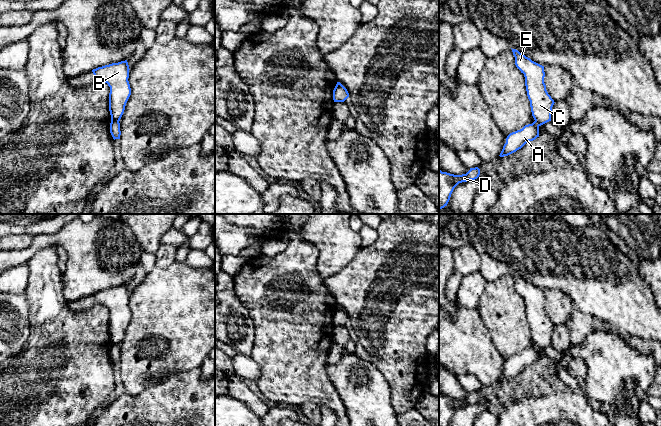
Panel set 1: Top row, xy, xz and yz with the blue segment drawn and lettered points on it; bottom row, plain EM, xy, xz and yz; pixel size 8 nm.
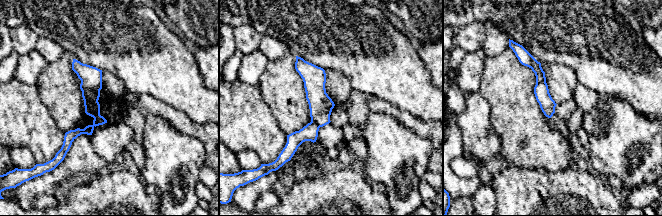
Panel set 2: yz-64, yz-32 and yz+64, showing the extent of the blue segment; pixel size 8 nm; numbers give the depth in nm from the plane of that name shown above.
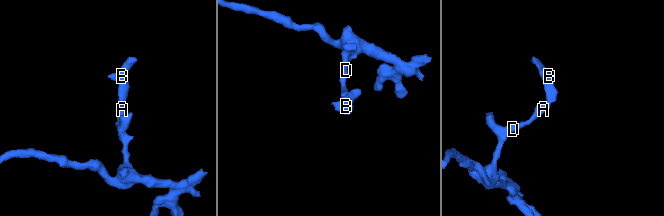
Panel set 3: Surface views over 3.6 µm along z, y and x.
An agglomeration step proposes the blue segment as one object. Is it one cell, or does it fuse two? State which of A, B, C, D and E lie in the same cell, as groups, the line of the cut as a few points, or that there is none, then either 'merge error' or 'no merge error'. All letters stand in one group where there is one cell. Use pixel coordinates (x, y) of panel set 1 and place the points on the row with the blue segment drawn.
A D / B C E; cut in xy along (111, 120), (118, 121); merge error

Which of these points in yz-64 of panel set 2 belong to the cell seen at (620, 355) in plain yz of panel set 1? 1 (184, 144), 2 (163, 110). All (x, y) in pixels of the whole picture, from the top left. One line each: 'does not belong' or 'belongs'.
1: belongs
2: does not belong

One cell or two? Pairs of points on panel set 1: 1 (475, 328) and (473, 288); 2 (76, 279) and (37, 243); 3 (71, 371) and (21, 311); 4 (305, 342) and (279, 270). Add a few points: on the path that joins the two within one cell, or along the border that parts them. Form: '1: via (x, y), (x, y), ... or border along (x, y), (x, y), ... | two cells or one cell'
1: border along (456, 304), (476, 309) | two cells
2: via (76, 263), (76, 254), (62, 240), (53, 240) | one cell
3: border along (26, 297), (29, 313), (29, 336), (24, 343) | two cells
4: via (295, 324), (295, 305), (282, 288) | one cell

